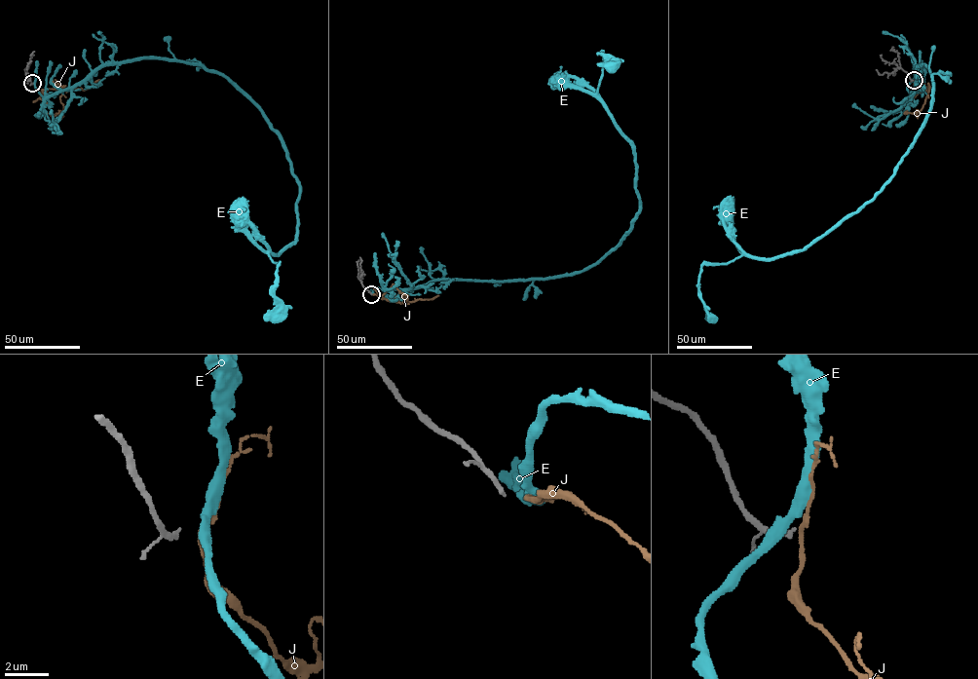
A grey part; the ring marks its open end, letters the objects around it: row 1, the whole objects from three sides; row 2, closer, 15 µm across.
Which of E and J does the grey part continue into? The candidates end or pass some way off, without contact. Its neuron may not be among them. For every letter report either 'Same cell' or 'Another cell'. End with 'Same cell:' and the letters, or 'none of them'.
E: Another cell
J: Another cell
Same cell: none of them

